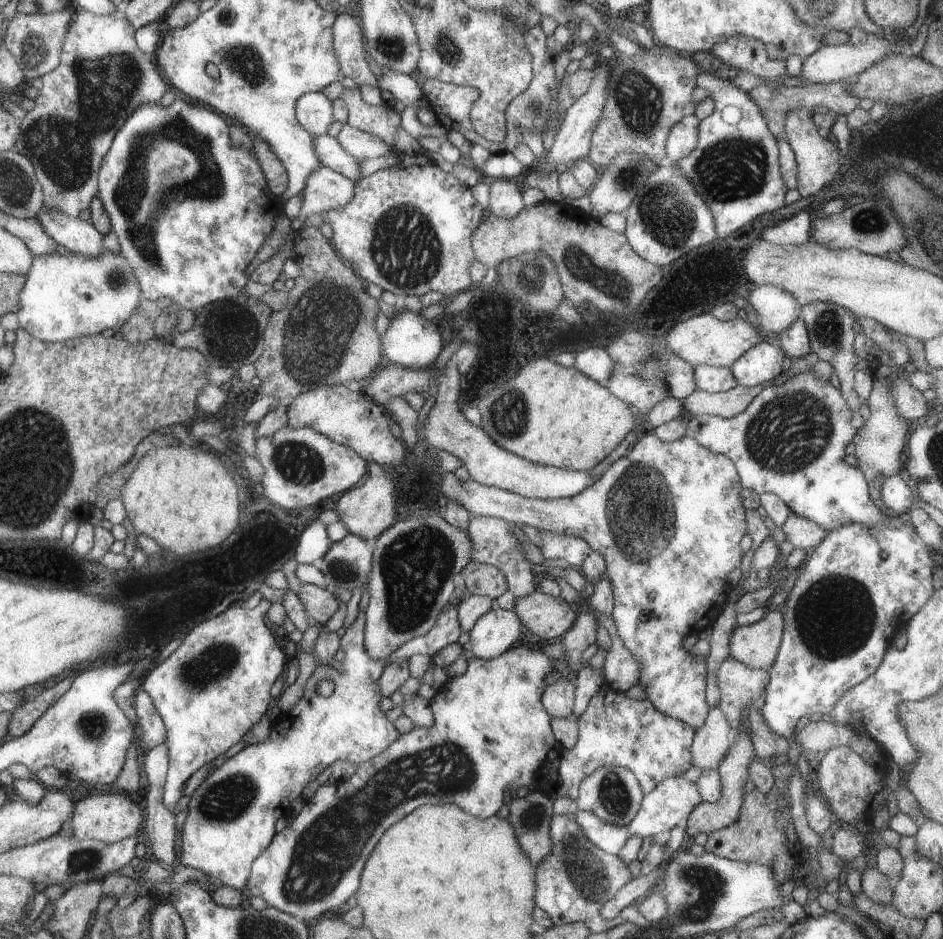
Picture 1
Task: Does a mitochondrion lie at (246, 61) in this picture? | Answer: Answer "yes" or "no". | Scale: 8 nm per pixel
yes

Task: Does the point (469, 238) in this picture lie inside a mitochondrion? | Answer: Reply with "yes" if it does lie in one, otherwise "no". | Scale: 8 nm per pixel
no

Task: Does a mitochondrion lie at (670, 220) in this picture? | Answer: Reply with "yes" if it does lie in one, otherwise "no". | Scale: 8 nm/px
yes

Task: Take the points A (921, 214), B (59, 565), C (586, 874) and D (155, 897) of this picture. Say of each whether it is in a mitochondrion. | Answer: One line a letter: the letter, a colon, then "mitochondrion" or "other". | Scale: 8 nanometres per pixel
A: mitochondrion
B: other
C: mitochondrion
D: other

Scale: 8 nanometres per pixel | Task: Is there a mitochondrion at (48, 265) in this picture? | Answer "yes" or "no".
no

